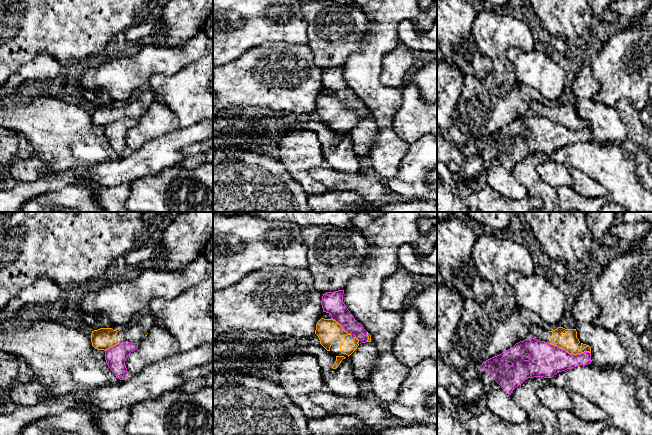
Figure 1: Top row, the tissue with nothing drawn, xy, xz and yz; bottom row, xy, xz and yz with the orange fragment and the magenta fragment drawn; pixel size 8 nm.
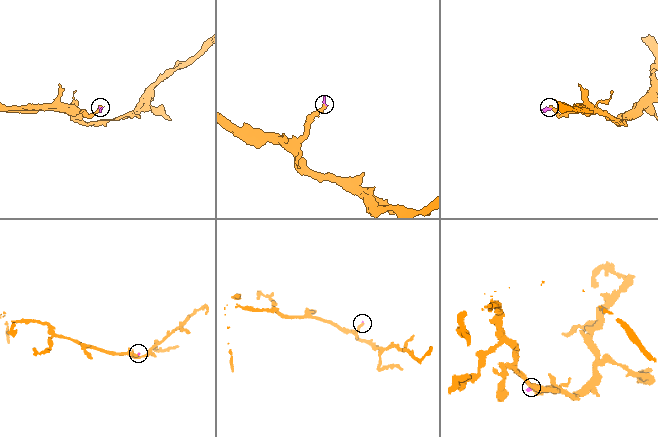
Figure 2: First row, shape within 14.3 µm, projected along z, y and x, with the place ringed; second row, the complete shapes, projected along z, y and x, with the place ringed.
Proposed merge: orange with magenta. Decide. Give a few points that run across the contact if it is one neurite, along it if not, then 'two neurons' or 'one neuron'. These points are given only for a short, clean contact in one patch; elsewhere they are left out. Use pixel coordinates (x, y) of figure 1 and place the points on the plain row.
yz (547, 118), (569, 129), (590, 129) | two neurons

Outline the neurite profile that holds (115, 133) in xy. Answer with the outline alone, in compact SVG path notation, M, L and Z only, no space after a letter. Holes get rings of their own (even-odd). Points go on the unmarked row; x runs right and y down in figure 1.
M125 117L105 126L106 139L118 155L124 156L129 152L125 137L128 131L137 124L138 119Z

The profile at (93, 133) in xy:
M53 92L48 97L34 97L29 102L14 102L13 99L7 100L7 106L0 105L0 127L25 137L34 149L29 157L13 159L6 166L10 176L18 182L29 183L68 169L89 168L121 157L108 143L105 127L92 122L91 109L84 102Z

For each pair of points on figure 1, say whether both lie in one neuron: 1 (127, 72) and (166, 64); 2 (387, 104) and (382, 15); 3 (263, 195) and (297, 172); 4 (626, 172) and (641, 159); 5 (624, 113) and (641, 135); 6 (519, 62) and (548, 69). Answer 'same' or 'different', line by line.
1: same
2: same
3: different
4: different
5: same
6: same

